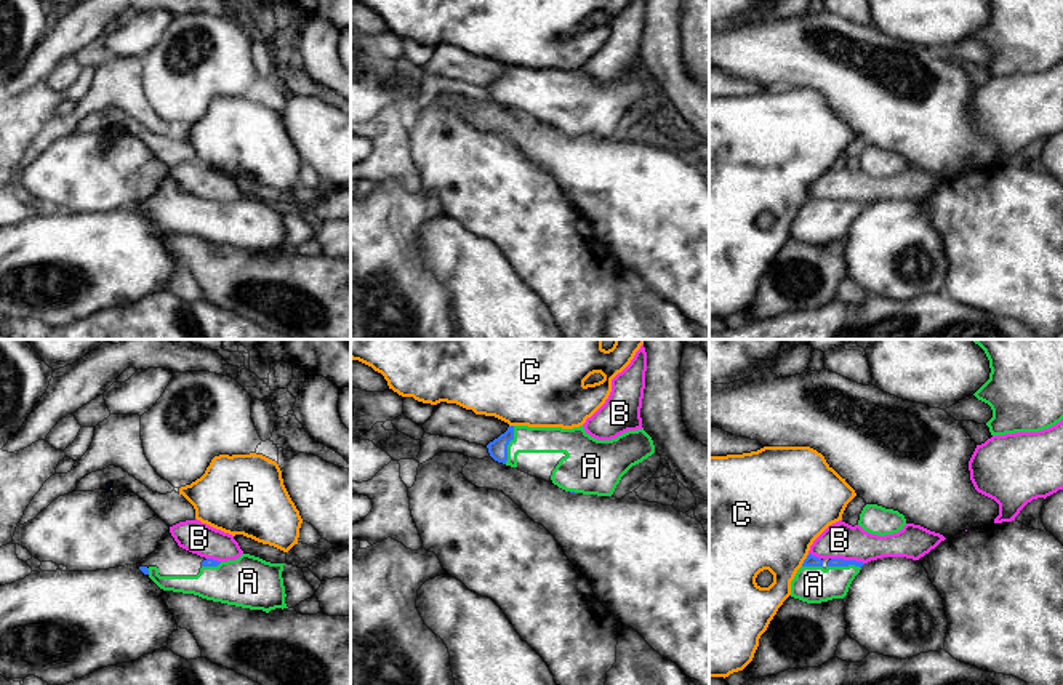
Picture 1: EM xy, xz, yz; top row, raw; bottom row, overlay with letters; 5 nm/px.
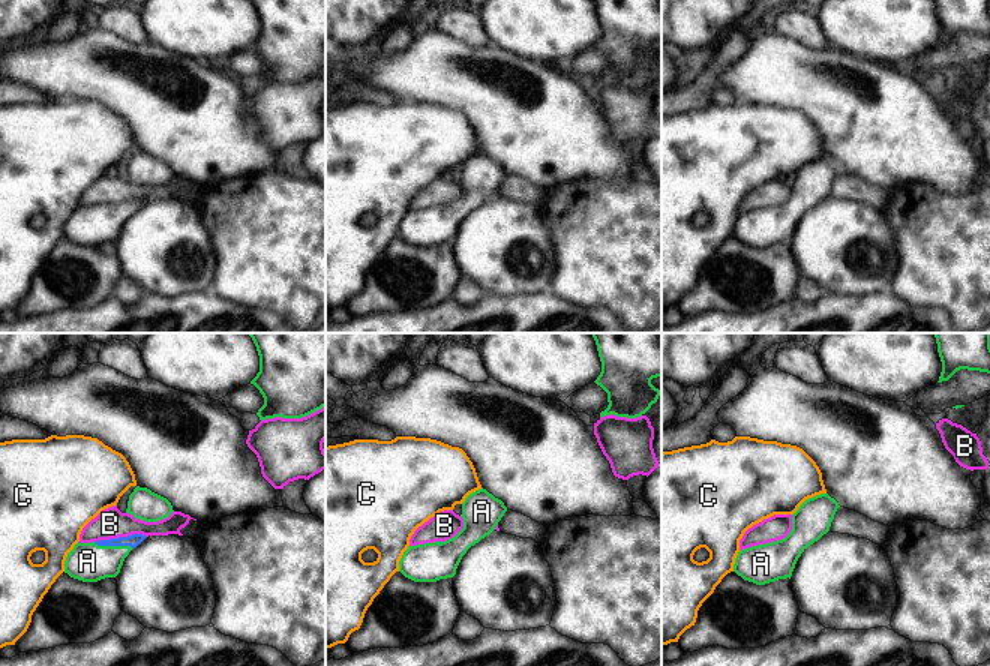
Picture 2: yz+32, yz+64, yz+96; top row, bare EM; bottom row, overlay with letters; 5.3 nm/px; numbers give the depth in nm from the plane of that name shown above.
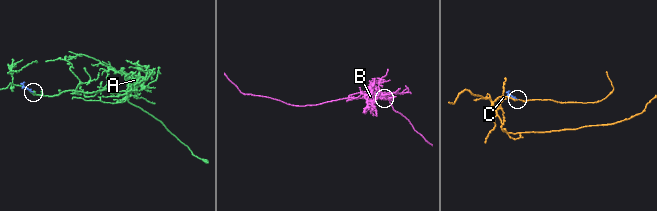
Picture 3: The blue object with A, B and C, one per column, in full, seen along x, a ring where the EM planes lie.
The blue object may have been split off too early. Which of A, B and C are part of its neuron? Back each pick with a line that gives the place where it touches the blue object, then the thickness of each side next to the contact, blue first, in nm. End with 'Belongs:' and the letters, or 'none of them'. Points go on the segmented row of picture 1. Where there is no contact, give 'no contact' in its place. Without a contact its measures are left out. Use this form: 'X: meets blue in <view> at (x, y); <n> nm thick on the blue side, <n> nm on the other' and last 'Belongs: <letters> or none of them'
A: meets blue in xz at (508, 444); 100 nm thick on the blue side, 130 nm on the other
Belongs: A

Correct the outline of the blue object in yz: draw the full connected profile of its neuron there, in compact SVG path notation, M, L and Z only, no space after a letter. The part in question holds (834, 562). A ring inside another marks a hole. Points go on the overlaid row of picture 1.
M807 555L791 581L791 597L807 603L844 599L863 562Z

